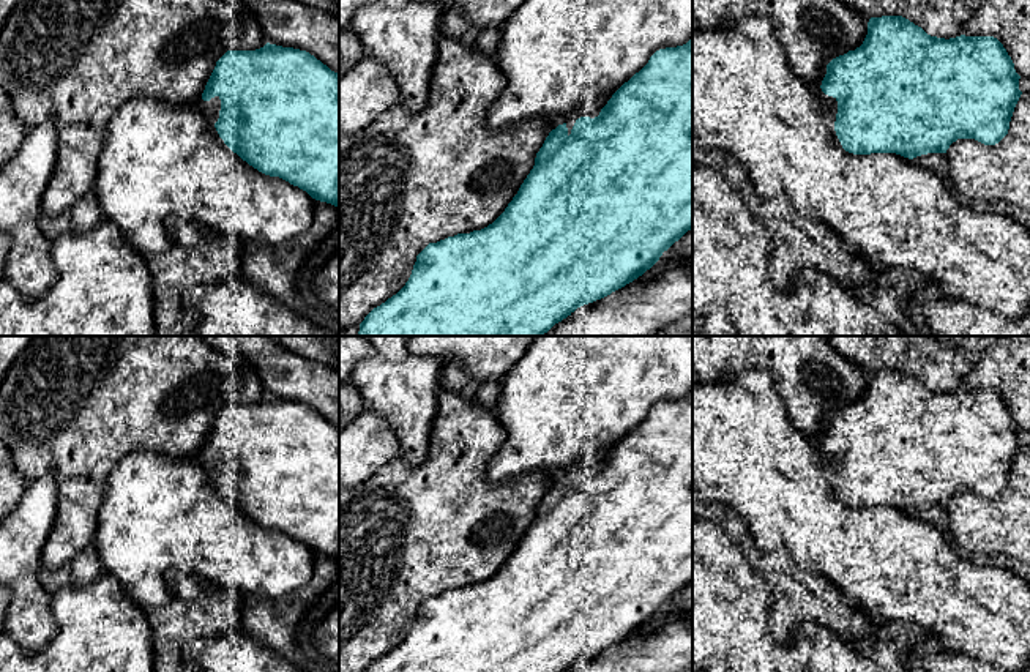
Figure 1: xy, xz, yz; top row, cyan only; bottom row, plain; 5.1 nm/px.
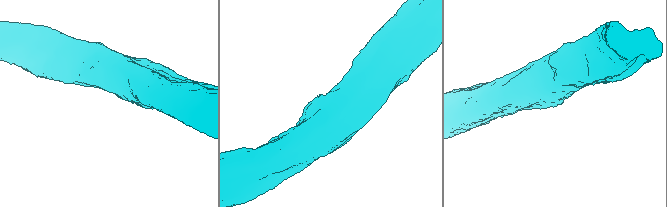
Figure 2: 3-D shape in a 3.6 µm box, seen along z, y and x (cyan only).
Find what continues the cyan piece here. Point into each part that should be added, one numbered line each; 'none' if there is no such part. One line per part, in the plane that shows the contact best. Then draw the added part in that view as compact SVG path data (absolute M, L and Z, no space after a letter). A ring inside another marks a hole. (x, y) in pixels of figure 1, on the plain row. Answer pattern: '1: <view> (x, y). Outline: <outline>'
1: xz (570, 474). Outline: M599 462L598 465L595 465L595 467L580 467L580 465L574 465L574 467L569 469L569 470L557 472L557 473L554 473L552 483L555 483L558 478L563 478L563 476L565 476L566 481L568 481L568 489L569 489L569 487L571 487L571 483L573 483L573 480L574 480L574 476L576 476L577 472L580 472L580 470L595 472L595 470L599 469L599 465L601 465L601 462Z

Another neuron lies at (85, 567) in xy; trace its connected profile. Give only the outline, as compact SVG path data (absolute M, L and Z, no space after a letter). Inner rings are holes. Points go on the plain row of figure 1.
M91 544L62 568L52 569L41 565L39 581L44 590L52 596L58 588L90 585L101 573L103 563L96 547Z

